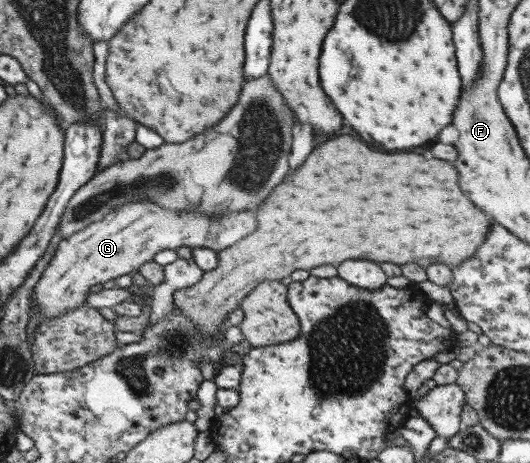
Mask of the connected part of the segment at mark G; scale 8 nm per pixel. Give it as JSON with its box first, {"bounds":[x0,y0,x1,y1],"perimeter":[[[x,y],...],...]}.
{"bounds":[31,201,256,324],"perimeter":[[[152,201],[120,205],[104,219],[88,225],[58,244],[48,268],[40,276],[31,295],[42,309],[40,324],[86,305],[85,297],[92,285],[104,284],[116,277],[137,272],[164,249],[175,251],[178,247],[204,247],[218,253],[248,237],[254,227],[256,219],[250,211],[206,217],[200,213],[169,212]]]}

